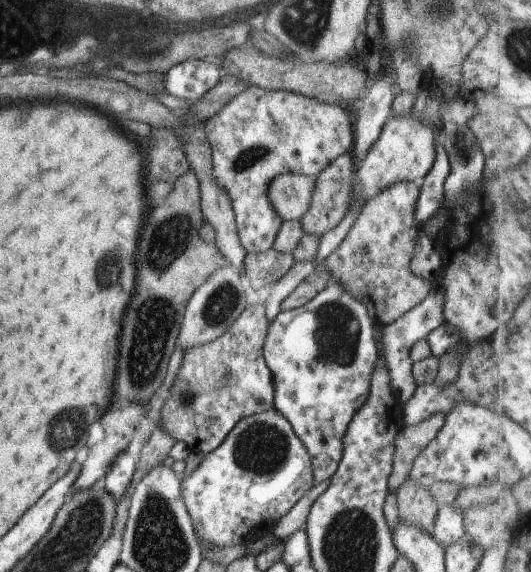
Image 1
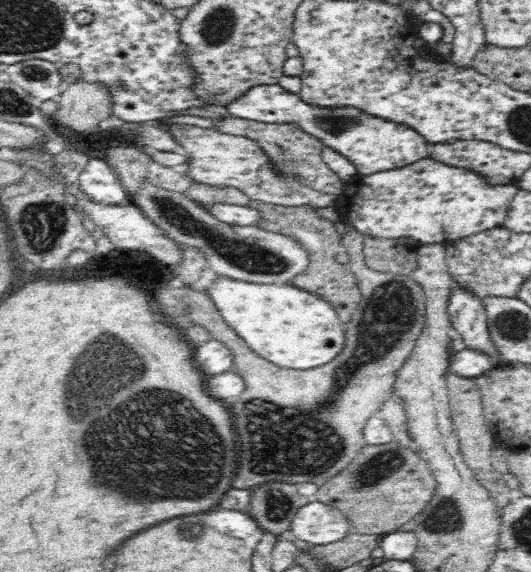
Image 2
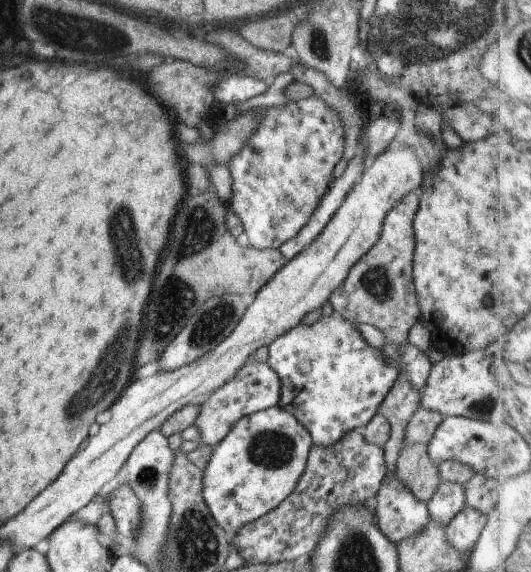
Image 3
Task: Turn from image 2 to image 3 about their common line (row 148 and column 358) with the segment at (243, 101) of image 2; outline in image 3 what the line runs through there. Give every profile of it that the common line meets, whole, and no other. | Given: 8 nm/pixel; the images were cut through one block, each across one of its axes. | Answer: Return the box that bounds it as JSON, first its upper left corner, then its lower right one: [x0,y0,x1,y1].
[267,314,399,446]

